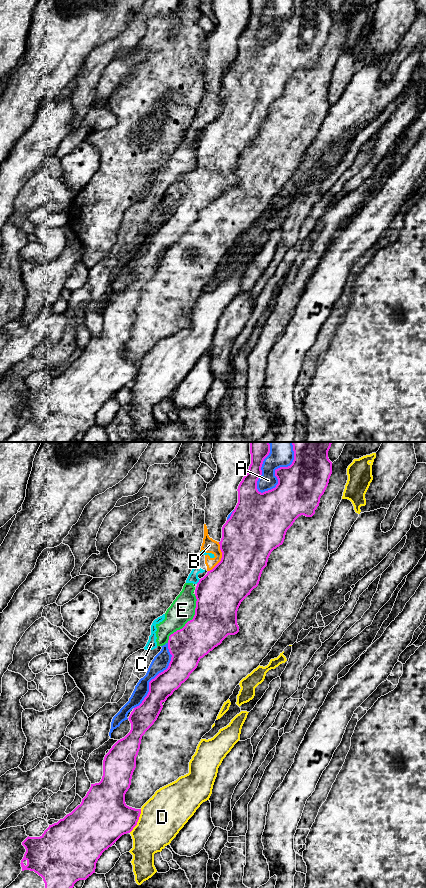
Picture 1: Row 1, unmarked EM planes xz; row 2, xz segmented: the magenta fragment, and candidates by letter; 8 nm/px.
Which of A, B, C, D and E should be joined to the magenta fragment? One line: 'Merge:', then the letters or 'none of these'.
Merge: none of these

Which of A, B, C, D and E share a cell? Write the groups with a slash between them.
A / B C E / D

